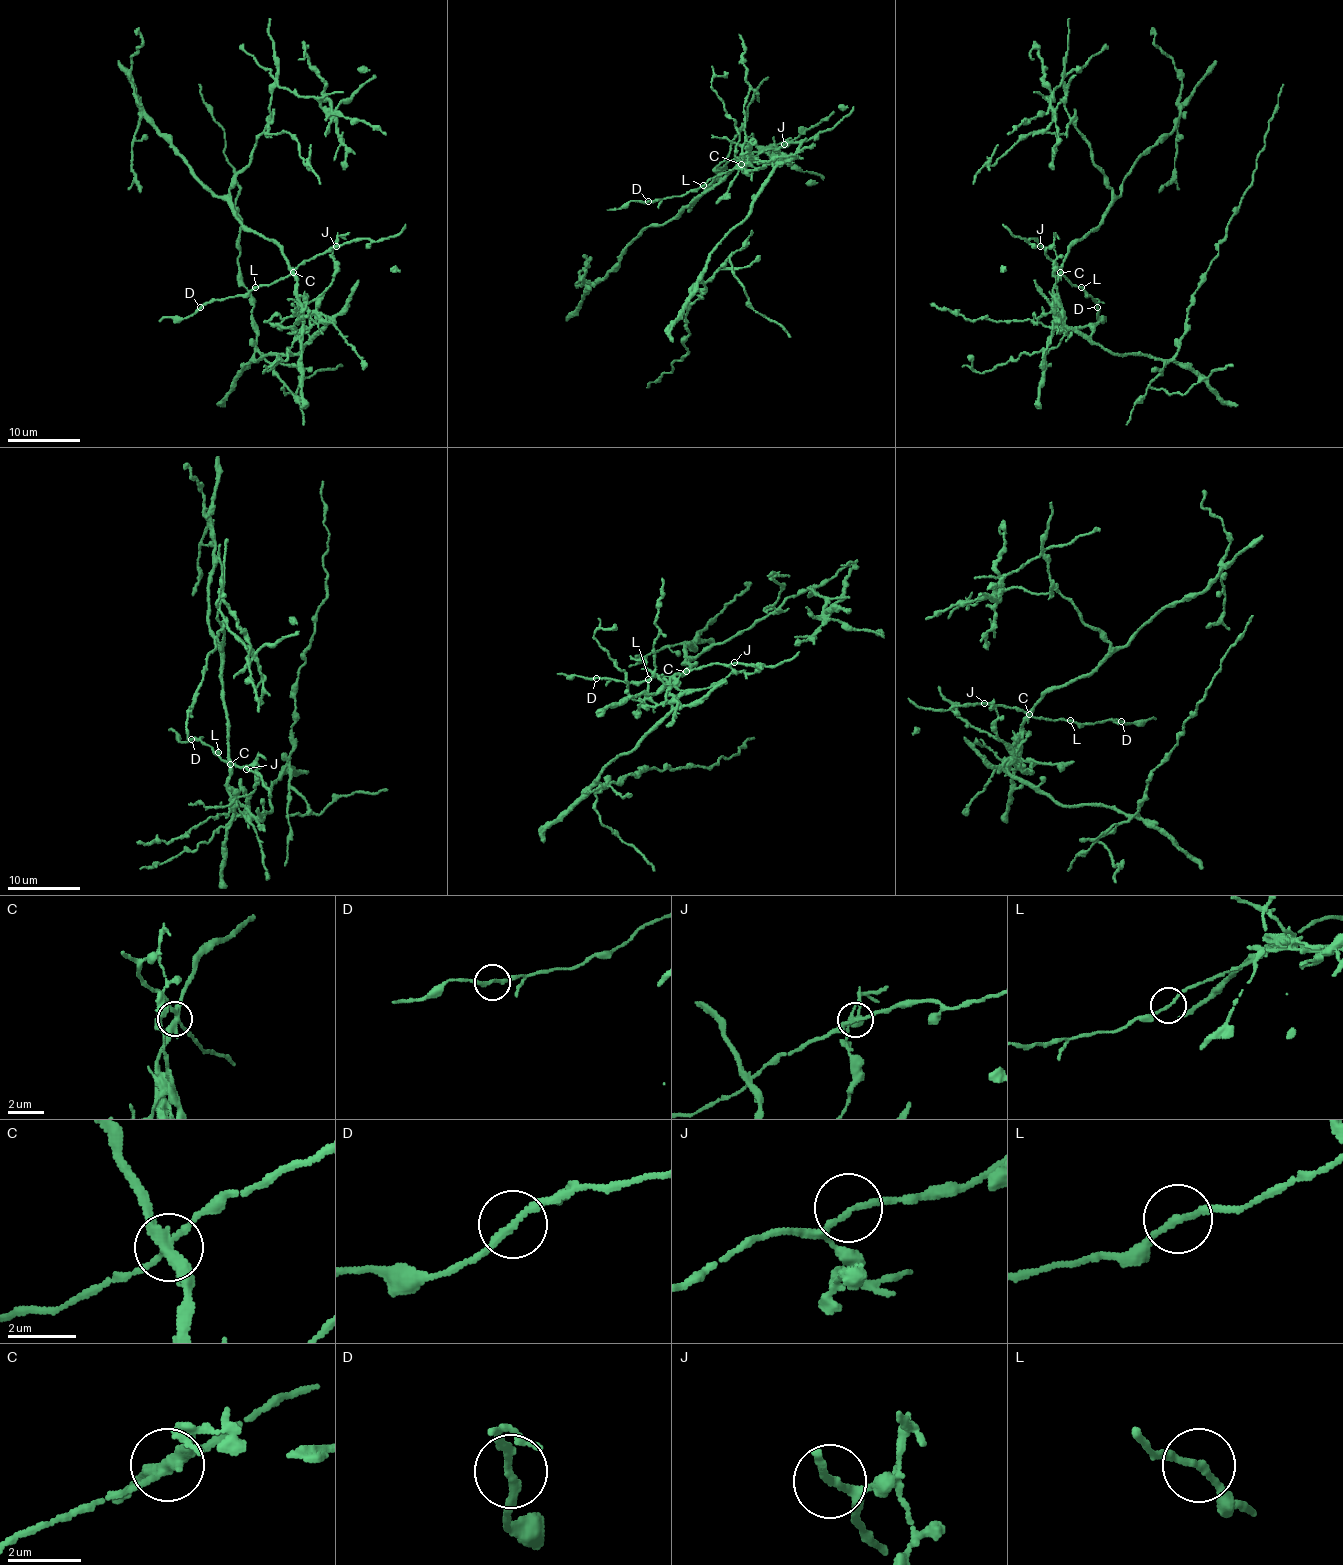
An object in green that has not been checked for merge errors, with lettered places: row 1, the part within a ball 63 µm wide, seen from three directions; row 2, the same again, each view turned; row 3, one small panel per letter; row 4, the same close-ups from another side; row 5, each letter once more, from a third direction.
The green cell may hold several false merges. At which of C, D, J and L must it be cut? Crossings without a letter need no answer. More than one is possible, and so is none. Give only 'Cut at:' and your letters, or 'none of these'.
Cut at: C, D

